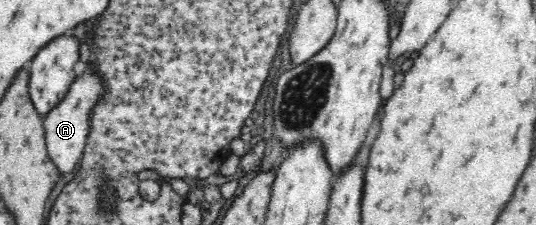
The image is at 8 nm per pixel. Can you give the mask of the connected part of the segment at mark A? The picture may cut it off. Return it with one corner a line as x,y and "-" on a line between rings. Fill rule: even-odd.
90,69
77,78
70,87
66,97
48,114
42,116
42,128
44,129
46,150
53,164
58,170
59,177
66,172
72,172
78,160
82,158
82,150
86,146
88,138
88,126
90,126
90,112
95,108
97,101
103,94
102,83

